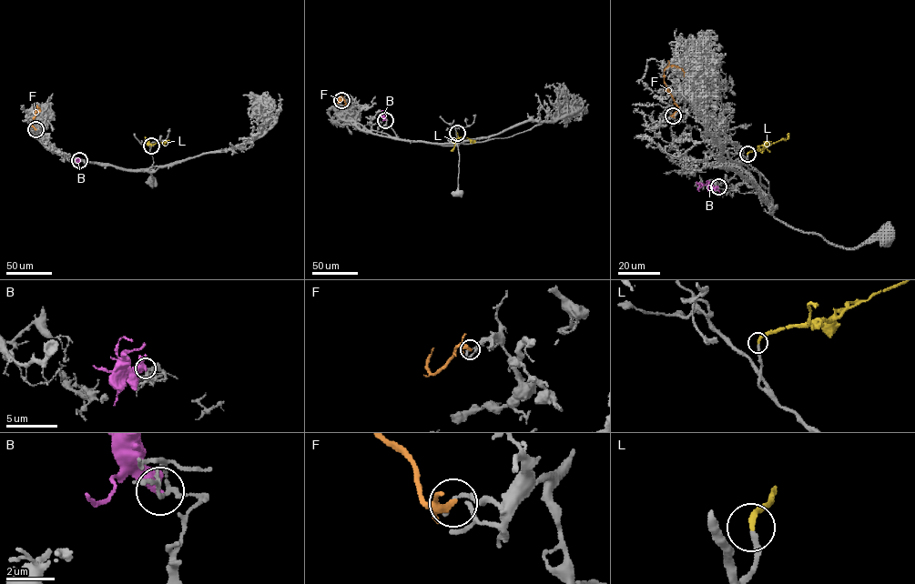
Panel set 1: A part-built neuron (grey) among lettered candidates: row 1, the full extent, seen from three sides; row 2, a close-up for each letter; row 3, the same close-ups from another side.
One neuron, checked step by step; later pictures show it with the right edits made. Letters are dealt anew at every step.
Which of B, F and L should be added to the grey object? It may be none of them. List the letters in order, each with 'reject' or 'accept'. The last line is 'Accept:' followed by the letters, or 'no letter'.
B: reject
F: reject
L: accept
Accept: L

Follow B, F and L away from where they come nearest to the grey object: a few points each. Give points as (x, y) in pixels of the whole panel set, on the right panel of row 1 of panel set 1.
B: (718, 186), (701, 184), (697, 189), (699, 191)
F: (673, 115), (678, 108), (665, 83), (664, 72), (668, 65), (676, 65), (684, 72), (684, 75)
L: (747, 154), (765, 145)

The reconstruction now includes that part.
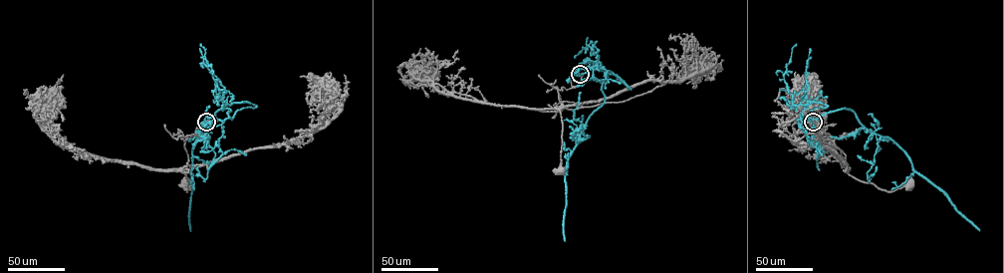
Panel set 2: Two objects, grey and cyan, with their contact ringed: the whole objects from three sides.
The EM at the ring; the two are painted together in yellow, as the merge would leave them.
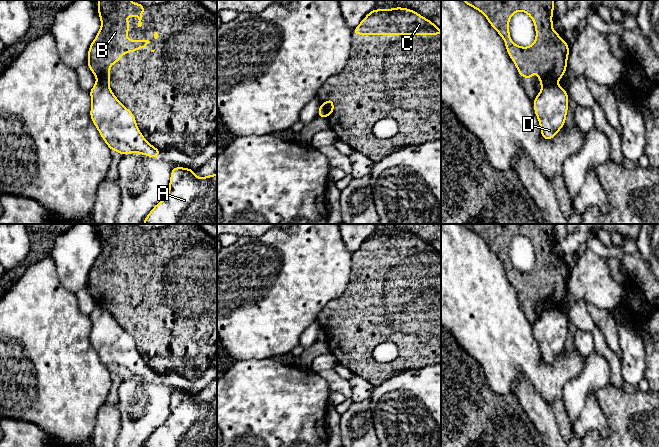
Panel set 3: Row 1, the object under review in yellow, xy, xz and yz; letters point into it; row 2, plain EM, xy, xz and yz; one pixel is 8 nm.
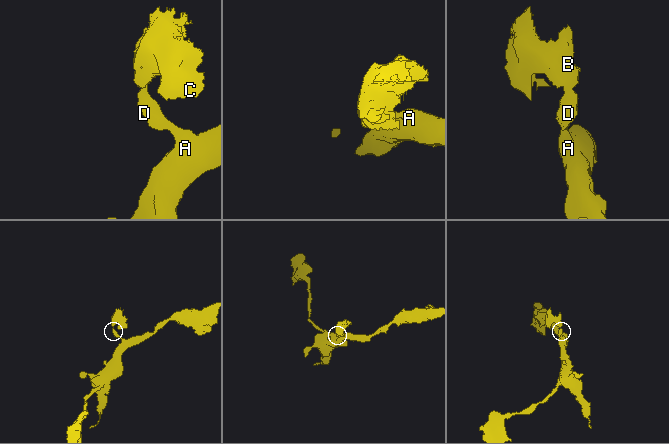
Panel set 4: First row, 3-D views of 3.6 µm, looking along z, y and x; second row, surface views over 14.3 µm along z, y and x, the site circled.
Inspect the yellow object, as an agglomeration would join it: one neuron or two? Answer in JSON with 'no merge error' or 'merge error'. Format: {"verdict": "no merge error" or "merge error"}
{"verdict": "merge error"}

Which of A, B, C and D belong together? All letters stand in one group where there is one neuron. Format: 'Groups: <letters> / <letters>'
Groups: A D / B C

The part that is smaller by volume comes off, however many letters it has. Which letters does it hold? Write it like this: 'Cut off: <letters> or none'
Cut off: B, C

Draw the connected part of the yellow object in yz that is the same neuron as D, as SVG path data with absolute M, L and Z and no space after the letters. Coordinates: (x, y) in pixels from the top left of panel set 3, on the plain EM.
M556 307L545 309L534 321L533 332L540 348L542 363L552 364L565 350L568 323L567 315Z

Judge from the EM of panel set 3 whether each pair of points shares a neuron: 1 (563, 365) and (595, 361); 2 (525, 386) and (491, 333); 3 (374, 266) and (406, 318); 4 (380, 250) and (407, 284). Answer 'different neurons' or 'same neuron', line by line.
1: different neurons
2: different neurons
3: same neuron
4: same neuron

